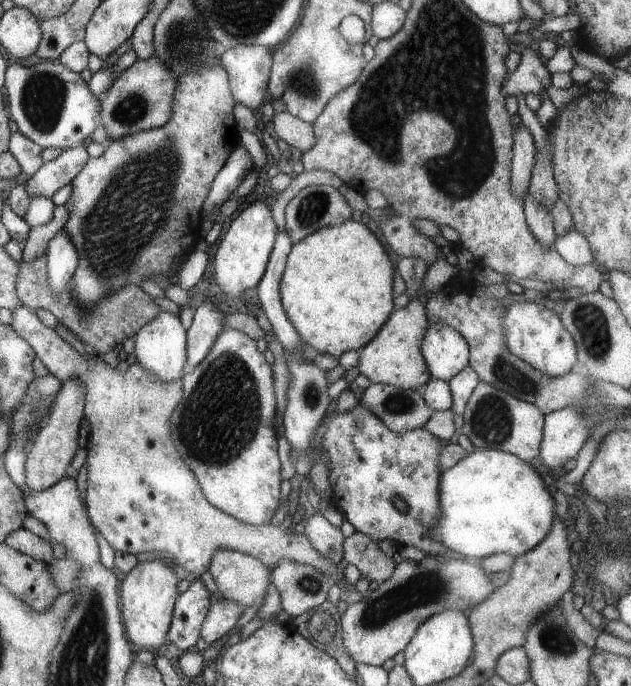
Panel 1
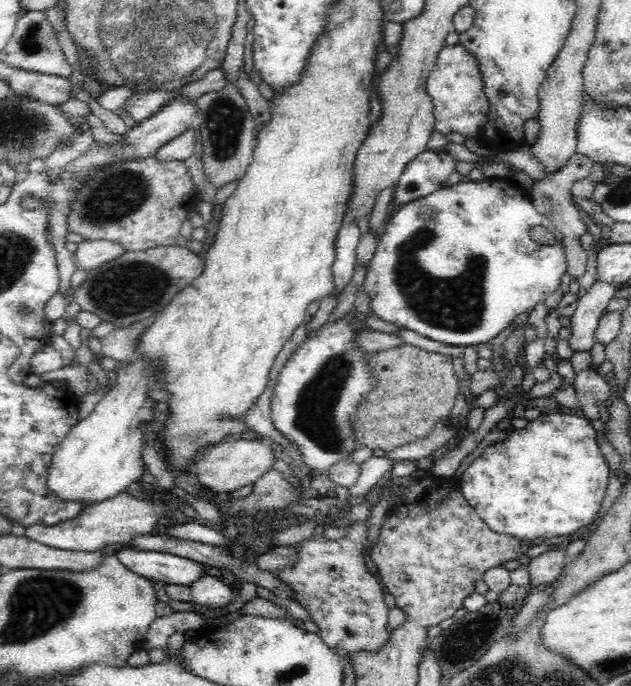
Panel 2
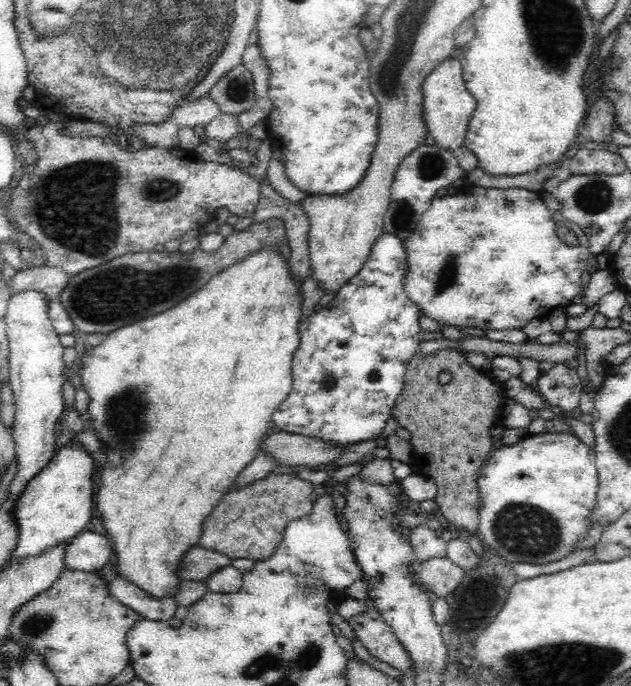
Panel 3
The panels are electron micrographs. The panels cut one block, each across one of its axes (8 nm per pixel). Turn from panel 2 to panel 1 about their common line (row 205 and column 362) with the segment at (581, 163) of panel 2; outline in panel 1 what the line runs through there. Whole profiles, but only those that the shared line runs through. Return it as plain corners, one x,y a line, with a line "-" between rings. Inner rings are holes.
359,532
344,538
342,560
357,568
363,582
375,580
380,583
387,580
393,572
396,558
385,556
377,543

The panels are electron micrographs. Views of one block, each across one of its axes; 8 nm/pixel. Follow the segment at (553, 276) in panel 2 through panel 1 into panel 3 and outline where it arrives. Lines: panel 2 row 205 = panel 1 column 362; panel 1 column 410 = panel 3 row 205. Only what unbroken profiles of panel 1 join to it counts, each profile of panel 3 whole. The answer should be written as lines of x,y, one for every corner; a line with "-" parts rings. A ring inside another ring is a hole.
466,185
464,188
461,188
459,190
452,191
450,194
444,195
443,197
433,198
432,202
430,202
430,206
428,207
428,210
424,212
424,214
420,217
420,220
418,222
418,225
416,228
414,228
414,232
411,232
411,235
403,241
403,245
407,254
407,263
408,263
408,272
405,276
405,291
408,293
408,296
410,297
410,300
418,308
421,310
423,314
426,316
429,316
431,319
434,319
438,322
440,322
442,325
452,325
458,327
458,329
464,329
466,327
474,327
474,328
480,328
482,331
485,330
521,330
526,324
530,322
530,320
534,320
534,318
537,319
543,319
548,318
549,312
556,307
561,307
564,305
567,305
574,296
578,296
578,294
582,294
582,274
584,274
584,271
586,271
586,263
588,262
588,257
590,255
589,253
589,242
586,238
586,235
584,234
584,231
573,222
570,222
567,218
564,218
564,215
561,213
561,211
551,211
544,205
544,201
542,201
541,192
534,192
532,190
526,190
525,188
480,188
476,185
-
558,226
565,226
568,228
568,230
572,230
574,234
578,237
578,244
575,246
569,246
566,245
564,241
560,239
560,236
556,233
556,228

